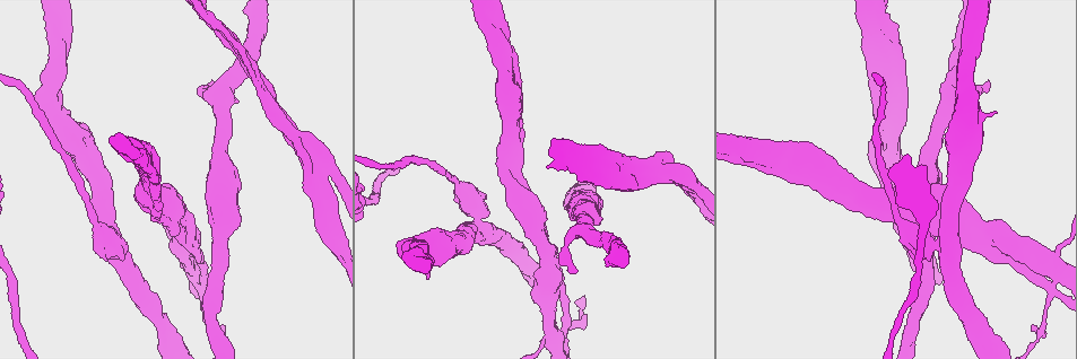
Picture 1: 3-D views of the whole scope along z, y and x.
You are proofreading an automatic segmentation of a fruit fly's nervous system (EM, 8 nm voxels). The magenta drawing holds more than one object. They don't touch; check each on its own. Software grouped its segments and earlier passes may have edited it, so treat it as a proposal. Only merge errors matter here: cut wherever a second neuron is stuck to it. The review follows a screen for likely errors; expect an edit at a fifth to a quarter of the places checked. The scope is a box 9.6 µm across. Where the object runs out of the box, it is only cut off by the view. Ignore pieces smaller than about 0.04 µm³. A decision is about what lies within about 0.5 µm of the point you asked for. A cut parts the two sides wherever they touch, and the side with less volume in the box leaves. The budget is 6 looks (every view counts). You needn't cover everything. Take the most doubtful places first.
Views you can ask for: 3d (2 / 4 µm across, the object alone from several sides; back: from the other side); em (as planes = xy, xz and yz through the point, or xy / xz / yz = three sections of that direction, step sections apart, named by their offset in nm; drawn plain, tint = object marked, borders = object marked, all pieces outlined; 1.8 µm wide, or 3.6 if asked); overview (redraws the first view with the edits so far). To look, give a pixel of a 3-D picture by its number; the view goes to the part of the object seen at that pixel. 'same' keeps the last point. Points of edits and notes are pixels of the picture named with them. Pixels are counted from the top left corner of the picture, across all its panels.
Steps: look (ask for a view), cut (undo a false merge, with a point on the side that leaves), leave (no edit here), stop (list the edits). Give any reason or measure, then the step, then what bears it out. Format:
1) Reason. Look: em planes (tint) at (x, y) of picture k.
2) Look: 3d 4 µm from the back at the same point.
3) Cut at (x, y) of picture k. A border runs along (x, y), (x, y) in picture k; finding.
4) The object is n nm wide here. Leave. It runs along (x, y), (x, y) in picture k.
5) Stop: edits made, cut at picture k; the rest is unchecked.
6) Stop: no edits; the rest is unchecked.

Thick turns thin. Look: 3d 2 µm at (197, 275) of picture 1.

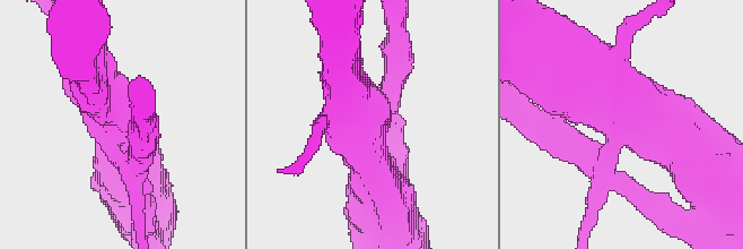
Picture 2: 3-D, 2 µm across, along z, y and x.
4 arms meet here. Look: em planes (tint) at (115, 118) of picture 2.

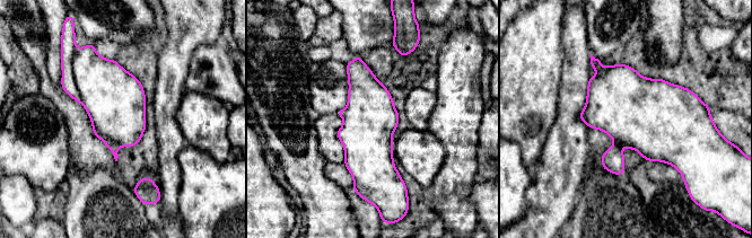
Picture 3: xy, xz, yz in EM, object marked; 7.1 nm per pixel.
The object is 380 nm wide here. Cut at (68, 45) of picture 3. A border runs along (73, 55), (72, 75), (82, 103) in picture 3; two neurons meet here.

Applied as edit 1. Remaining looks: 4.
Redraw. Look: overview.

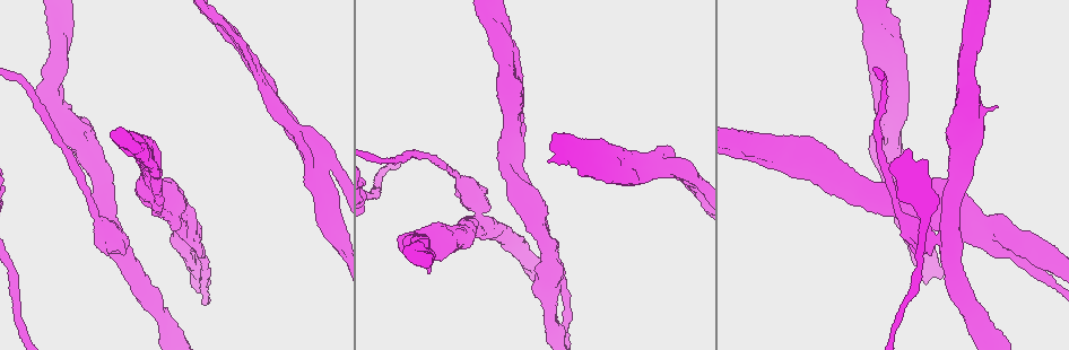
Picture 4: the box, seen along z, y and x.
Look: 3d 2 µm at (218, 18) of picture 4.

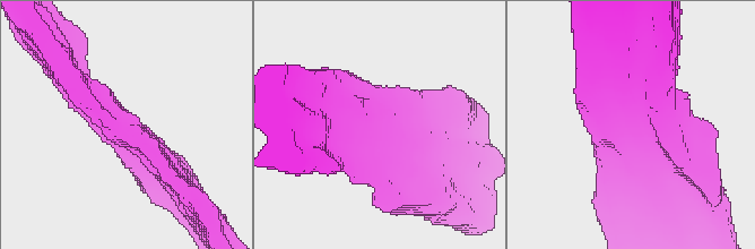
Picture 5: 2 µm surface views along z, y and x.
3 arms meet here; the arms are 240, 240, 260 nm wide; shape alone is not enough. Look: em xz step 16 (tint) at (126, 131) of picture 5.

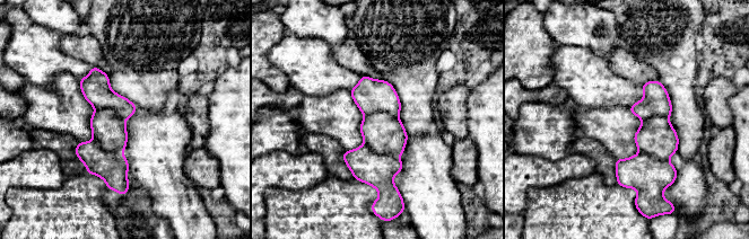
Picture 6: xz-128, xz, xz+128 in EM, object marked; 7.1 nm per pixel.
Another direction. Look: em planes (tint) at the same point.

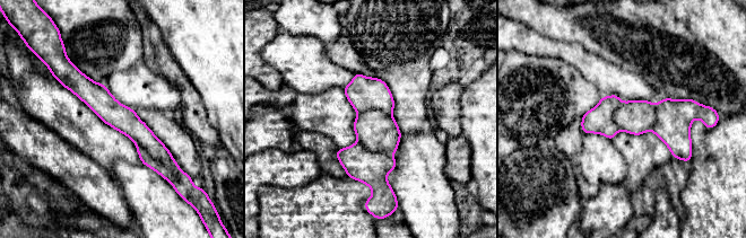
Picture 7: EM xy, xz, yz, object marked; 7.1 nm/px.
Cut at (135, 129) of picture 7. A border runs along (136, 143), (174, 174) in picture 7; a second neuron is stuck on.

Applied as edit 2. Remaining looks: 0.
Stop: edits made, cut at picture 3, cut at picture 7; the rest is unchecked.

